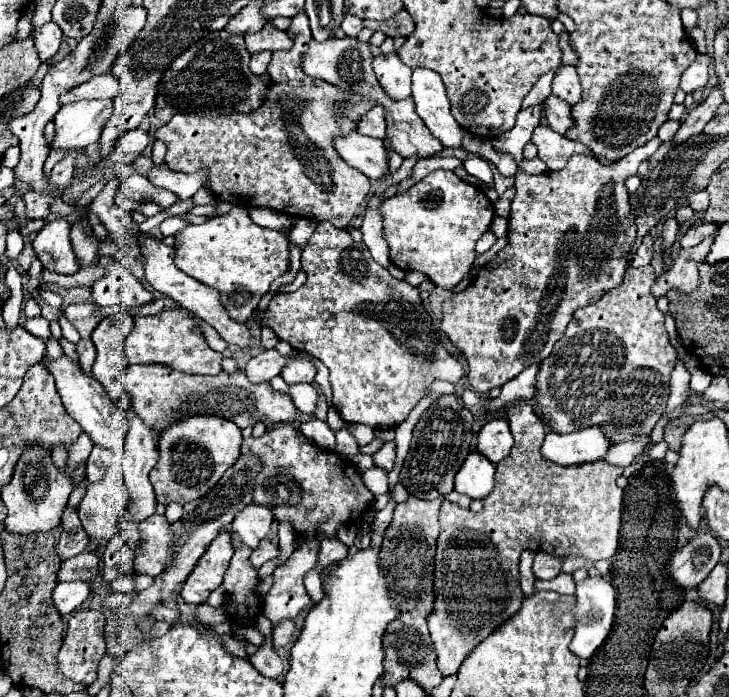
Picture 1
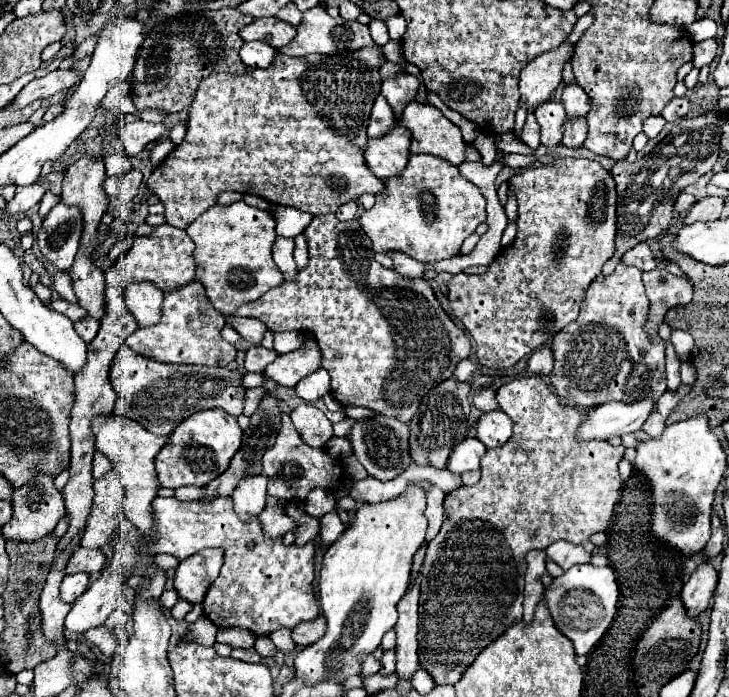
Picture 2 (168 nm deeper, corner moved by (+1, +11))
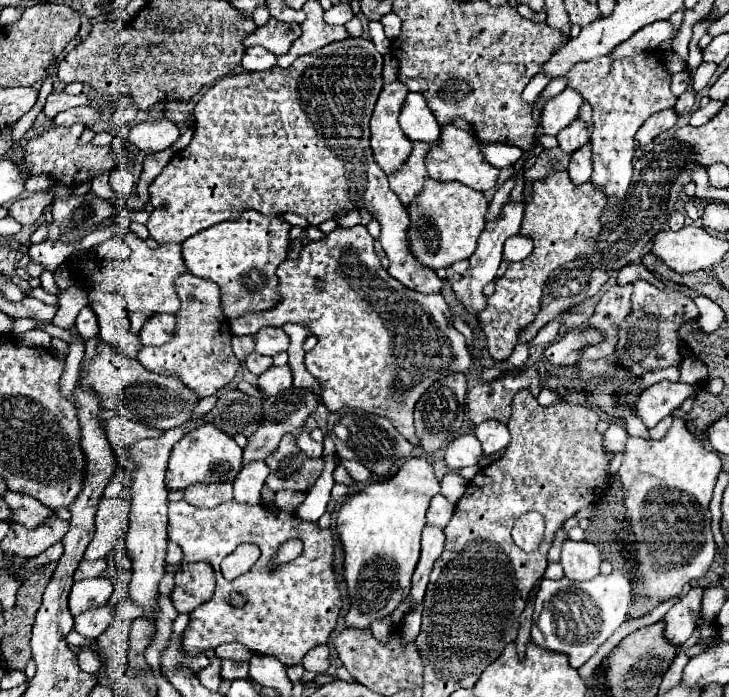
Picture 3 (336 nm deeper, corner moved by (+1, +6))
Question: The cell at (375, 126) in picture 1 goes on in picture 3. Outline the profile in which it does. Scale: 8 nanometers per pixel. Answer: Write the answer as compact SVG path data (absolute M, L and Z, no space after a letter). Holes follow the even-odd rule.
M399 81L385 85L371 117L371 149L385 173L397 171L405 157L409 157L411 139L405 137L397 123L405 93L409 93L409 89Z

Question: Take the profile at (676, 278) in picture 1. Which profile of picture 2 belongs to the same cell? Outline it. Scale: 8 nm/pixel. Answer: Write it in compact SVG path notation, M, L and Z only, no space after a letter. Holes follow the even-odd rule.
M659 268L643 272L643 284L647 290L647 298L651 302L645 332L649 332L649 336L657 336L659 326L665 320L665 314L671 308L689 304L693 300L693 286L689 278L671 276L671 272L661 272Z

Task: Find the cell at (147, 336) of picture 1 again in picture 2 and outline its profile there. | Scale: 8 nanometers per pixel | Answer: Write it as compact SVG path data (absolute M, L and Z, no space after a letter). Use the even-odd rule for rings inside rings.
M193 280L191 284L165 294L161 322L151 328L137 328L137 332L133 332L127 338L127 344L137 354L165 364L227 366L231 360L235 360L237 350L235 346L221 338L223 326L225 326L223 314L209 304L203 284L199 280Z

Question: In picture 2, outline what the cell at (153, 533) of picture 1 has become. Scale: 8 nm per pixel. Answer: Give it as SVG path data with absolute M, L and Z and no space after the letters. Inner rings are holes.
M215 496L213 500L191 500L181 502L177 498L155 498L153 512L157 516L157 542L149 546L149 554L173 554L179 560L201 552L203 548L223 548L225 562L219 576L208 589L208 594L203 600L203 616L209 618L217 628L245 628L255 636L269 636L275 630L289 628L293 630L297 624L305 620L315 620L319 616L319 604L313 590L315 580L315 542L307 542L305 546L285 546L283 538L267 538L263 526L257 520L239 520L231 498ZM249 542L255 542L253 548L247 548Z

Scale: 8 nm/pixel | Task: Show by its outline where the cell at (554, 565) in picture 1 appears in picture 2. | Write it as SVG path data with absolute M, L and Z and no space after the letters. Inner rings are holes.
M553 542L547 550L547 556L559 564L563 570L569 570L575 564L587 564L591 560L591 556L585 552L583 546L575 546L569 542Z

